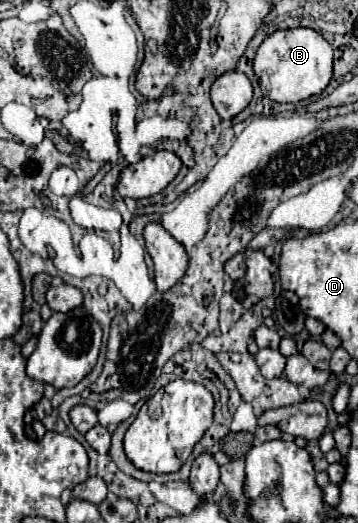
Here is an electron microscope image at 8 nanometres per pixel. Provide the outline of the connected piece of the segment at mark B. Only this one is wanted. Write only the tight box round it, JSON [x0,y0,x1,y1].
[254,28,332,102]

